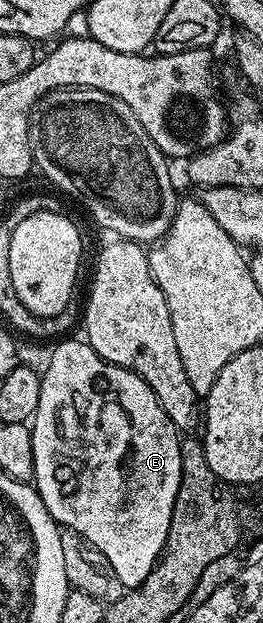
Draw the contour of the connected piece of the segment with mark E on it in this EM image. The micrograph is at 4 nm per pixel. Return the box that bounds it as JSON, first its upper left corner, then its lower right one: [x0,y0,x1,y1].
[30,340,181,588]

